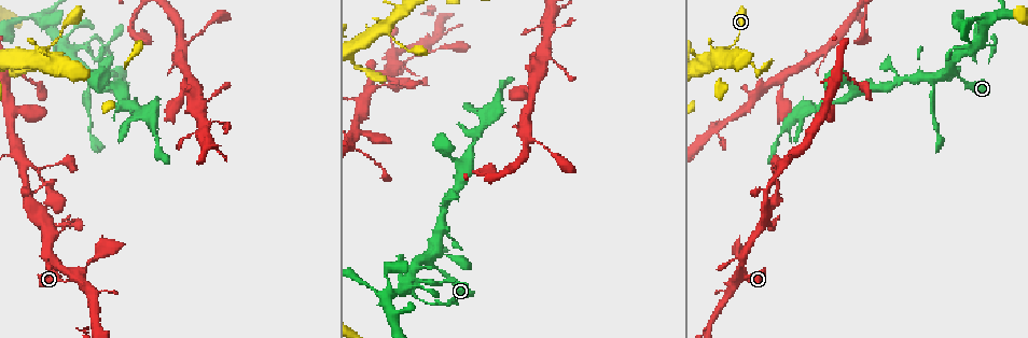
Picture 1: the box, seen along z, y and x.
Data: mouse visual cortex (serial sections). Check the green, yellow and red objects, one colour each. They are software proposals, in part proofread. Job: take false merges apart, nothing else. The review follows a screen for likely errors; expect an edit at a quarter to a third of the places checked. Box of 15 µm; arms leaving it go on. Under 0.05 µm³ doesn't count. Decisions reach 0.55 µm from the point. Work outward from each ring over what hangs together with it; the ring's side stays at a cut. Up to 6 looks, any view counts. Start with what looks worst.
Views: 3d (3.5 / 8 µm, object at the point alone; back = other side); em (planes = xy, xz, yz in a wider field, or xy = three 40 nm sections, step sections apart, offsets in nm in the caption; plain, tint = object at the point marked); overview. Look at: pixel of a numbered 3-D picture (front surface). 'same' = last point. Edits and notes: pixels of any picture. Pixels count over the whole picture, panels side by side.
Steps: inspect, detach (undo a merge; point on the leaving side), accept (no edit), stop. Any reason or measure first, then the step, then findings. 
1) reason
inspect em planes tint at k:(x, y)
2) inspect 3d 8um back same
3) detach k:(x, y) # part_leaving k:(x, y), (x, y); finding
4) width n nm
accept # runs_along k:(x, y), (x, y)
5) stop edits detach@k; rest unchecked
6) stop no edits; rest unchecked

narrows sharply
inspect 3d 3.5um at 1:(744, 272)

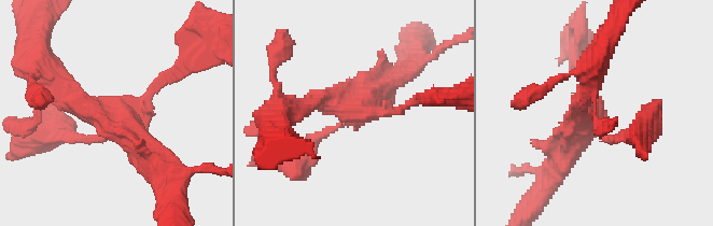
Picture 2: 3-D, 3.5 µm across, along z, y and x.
arms 4; arm_widths 150, 150, 250, 400 nm
inspect em xy step 5 tint at 2:(109, 118)

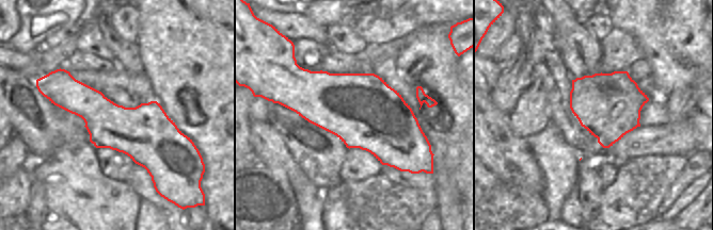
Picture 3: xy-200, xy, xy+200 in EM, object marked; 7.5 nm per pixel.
another direction
inspect em xy step 1 tint same

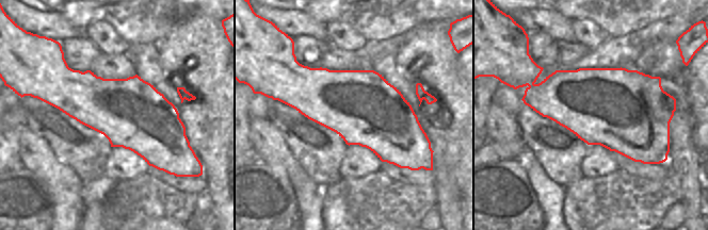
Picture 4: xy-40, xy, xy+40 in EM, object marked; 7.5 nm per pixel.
accept # runs_along 2:(630, 133), (584, 114), (586, 84); one cell here

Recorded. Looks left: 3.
three arms meet
inspect 3d 3.5um at 1:(390, 82)

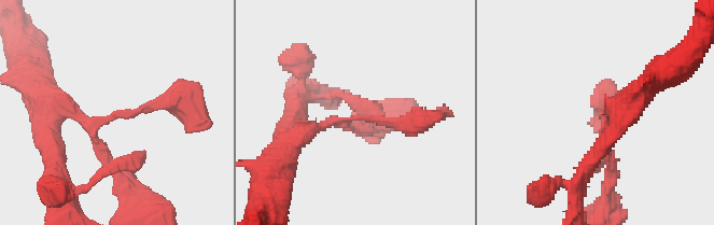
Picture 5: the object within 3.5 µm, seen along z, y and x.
arms 3; arm_widths 150, 200, 250 nm
inspect em xy step 3 tint at 5:(601, 118)

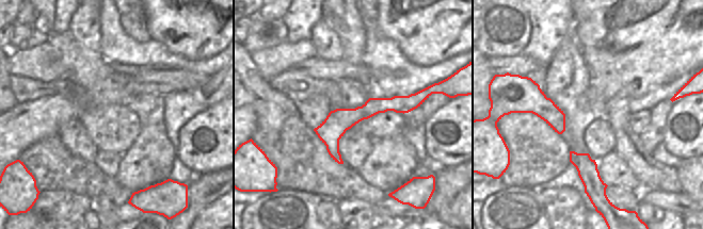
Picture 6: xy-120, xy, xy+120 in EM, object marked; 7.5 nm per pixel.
accept # runs_along 6:(421, 96), (318, 131); one cell here

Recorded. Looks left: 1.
stop no edits; rest unchecked

